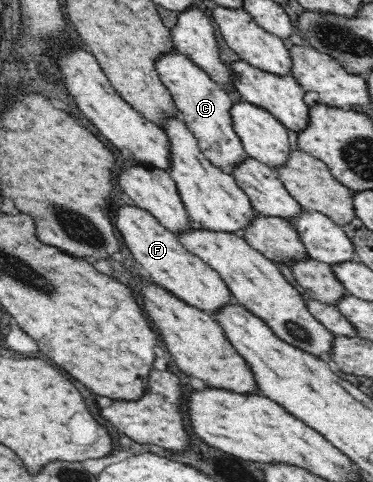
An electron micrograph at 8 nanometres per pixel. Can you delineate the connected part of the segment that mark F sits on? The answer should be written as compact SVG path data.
M122 204L116 206L113 224L145 276L186 304L215 314L226 303L236 303L235 297L220 275L198 255L189 252L177 239L176 234L162 226L150 212L140 207Z

